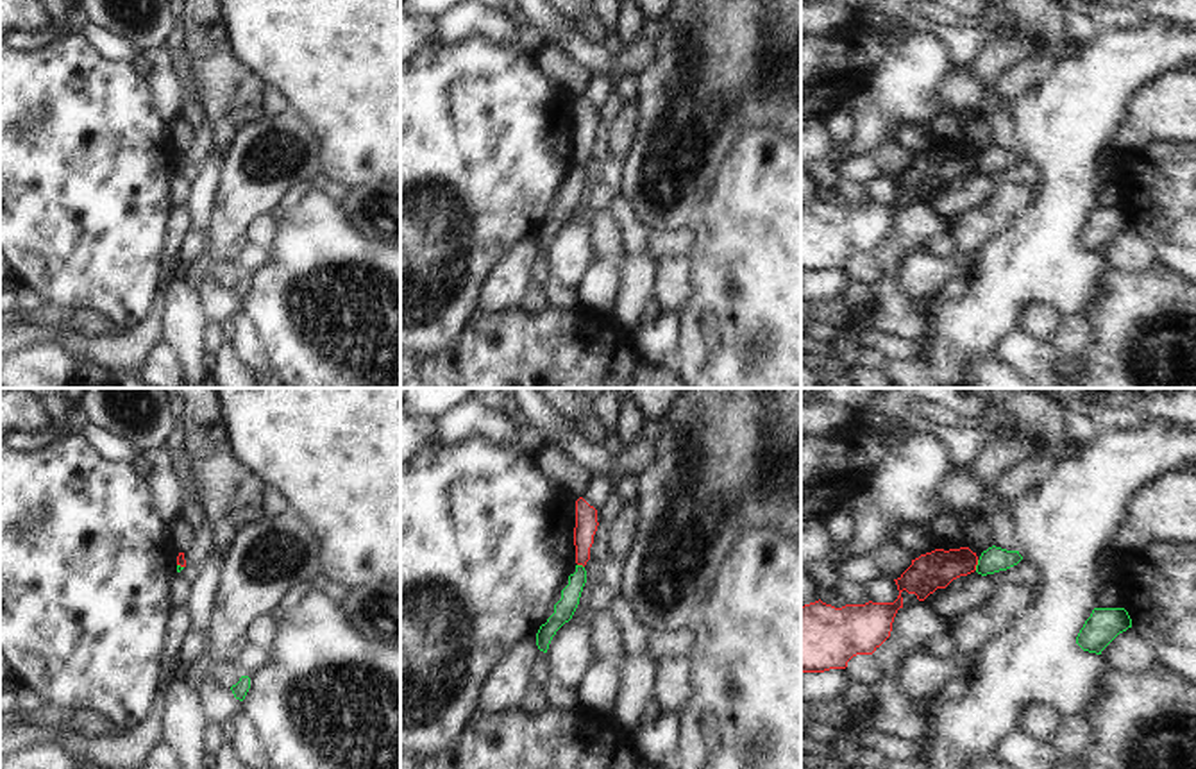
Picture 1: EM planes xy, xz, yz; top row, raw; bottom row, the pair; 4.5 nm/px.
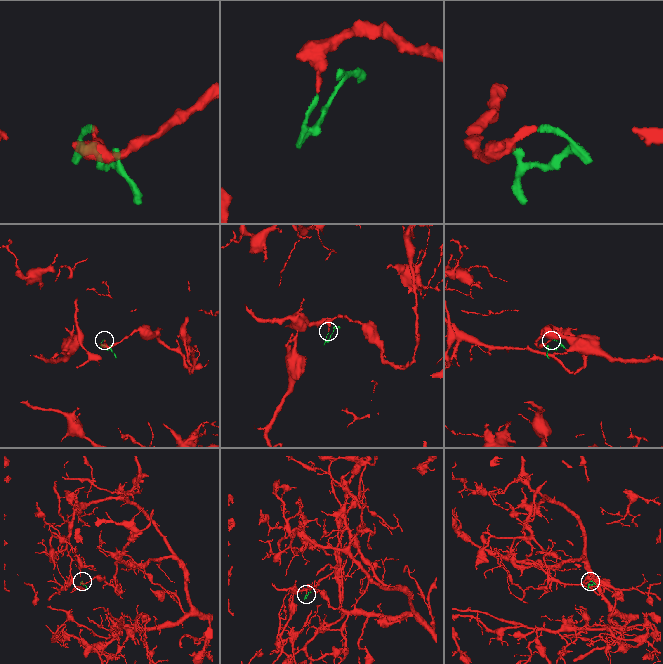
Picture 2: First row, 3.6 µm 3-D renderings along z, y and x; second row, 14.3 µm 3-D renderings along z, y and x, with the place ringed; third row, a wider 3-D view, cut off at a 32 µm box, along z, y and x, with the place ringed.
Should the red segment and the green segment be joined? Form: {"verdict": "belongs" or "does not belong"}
{"verdict": "does not belong"}

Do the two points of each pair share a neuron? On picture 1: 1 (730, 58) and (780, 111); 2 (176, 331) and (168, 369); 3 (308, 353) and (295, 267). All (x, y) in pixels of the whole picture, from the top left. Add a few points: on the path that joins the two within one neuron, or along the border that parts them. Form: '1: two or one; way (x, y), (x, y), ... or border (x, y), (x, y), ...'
1: one; way (739, 70), (767, 99)
2: two; border (161, 340), (170, 347), (183, 369)
3: one; way (295, 331), (285, 312), (283, 288)

